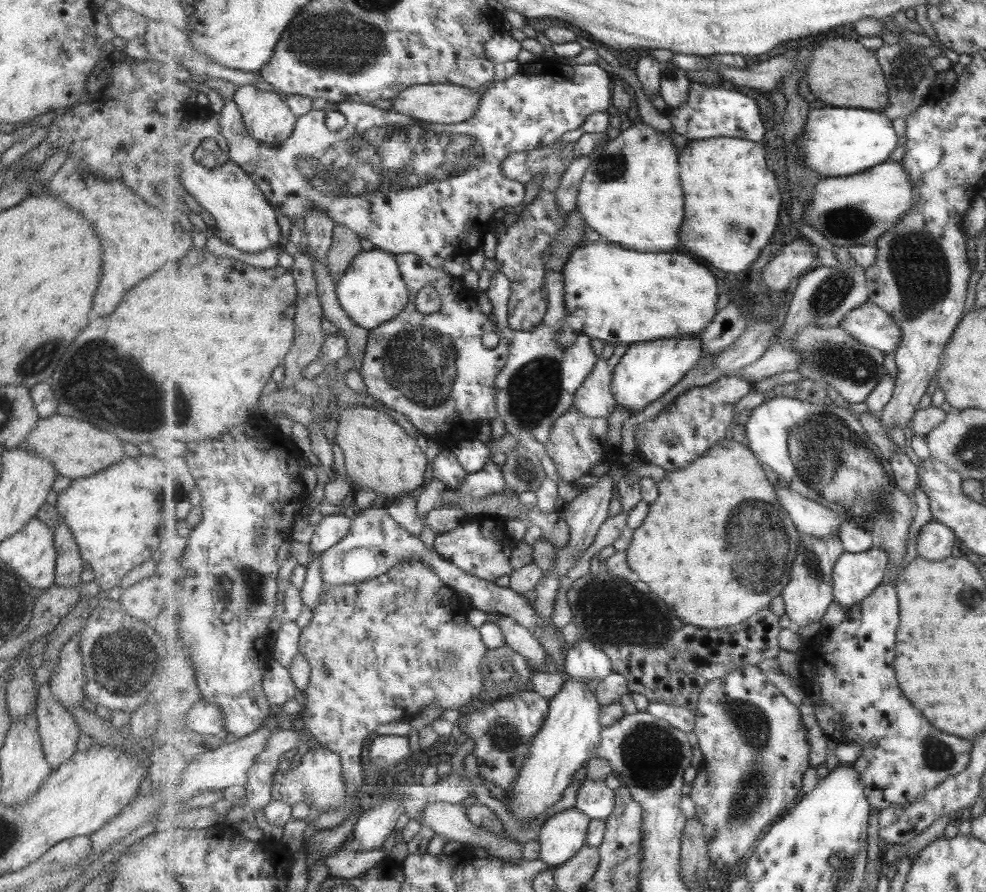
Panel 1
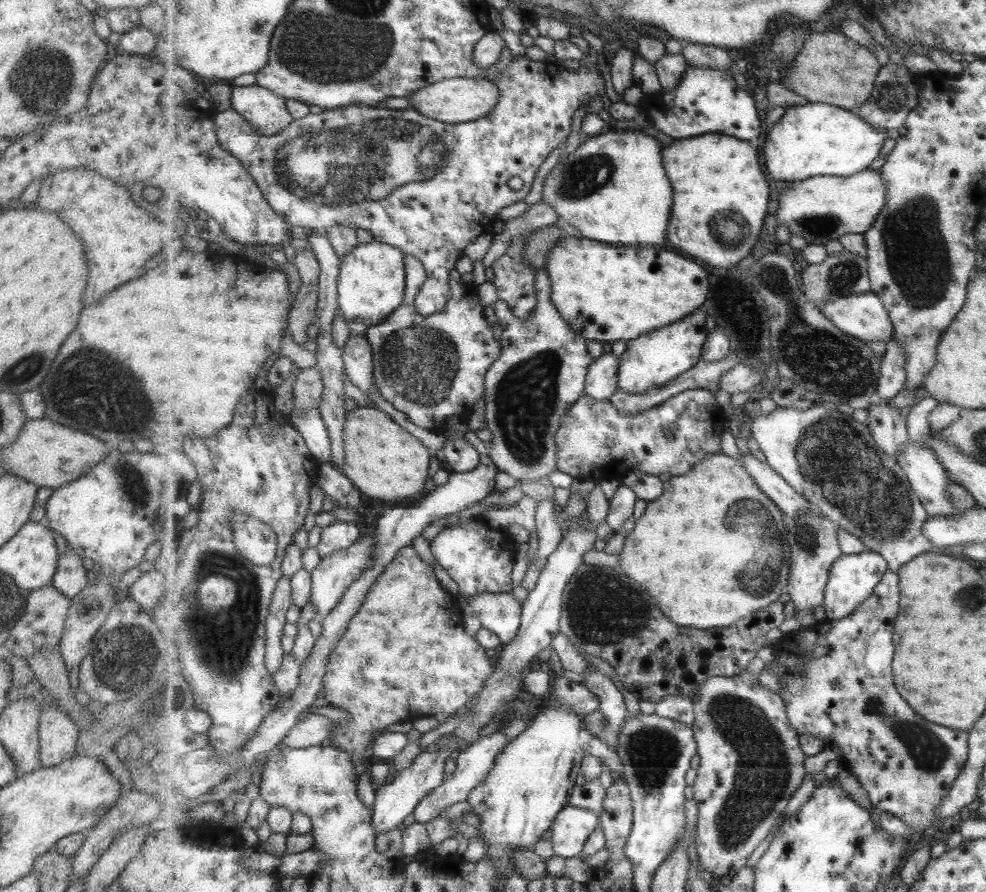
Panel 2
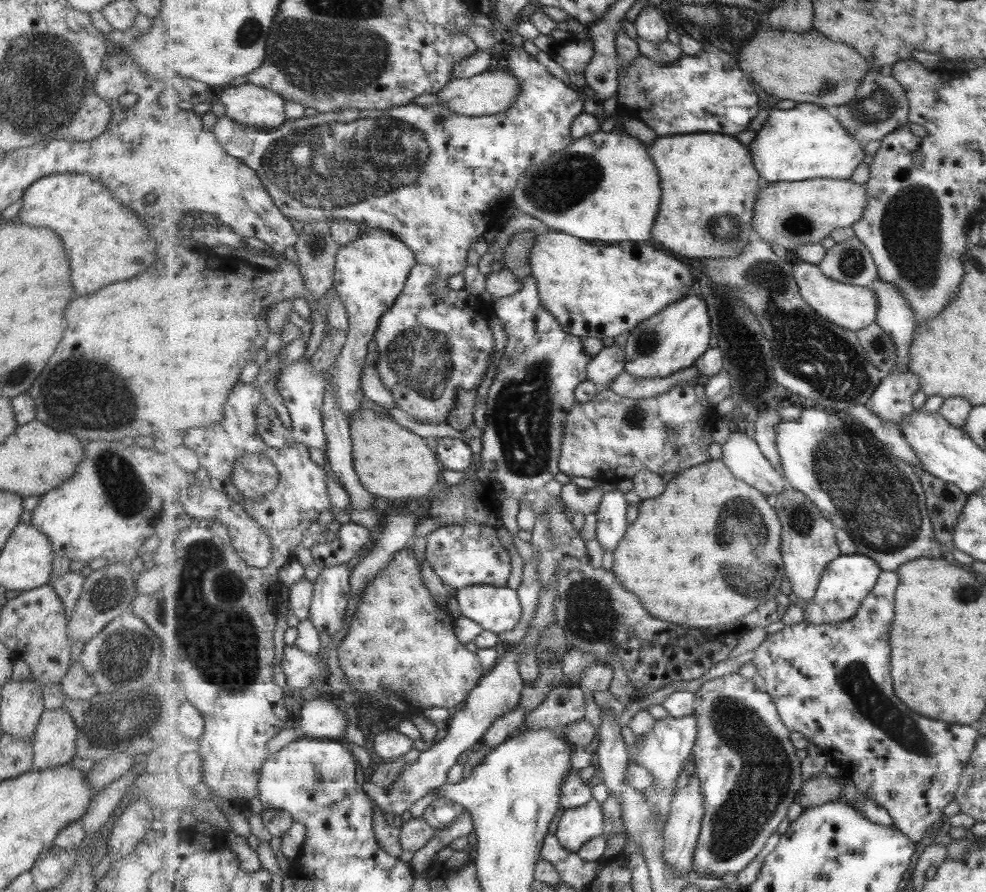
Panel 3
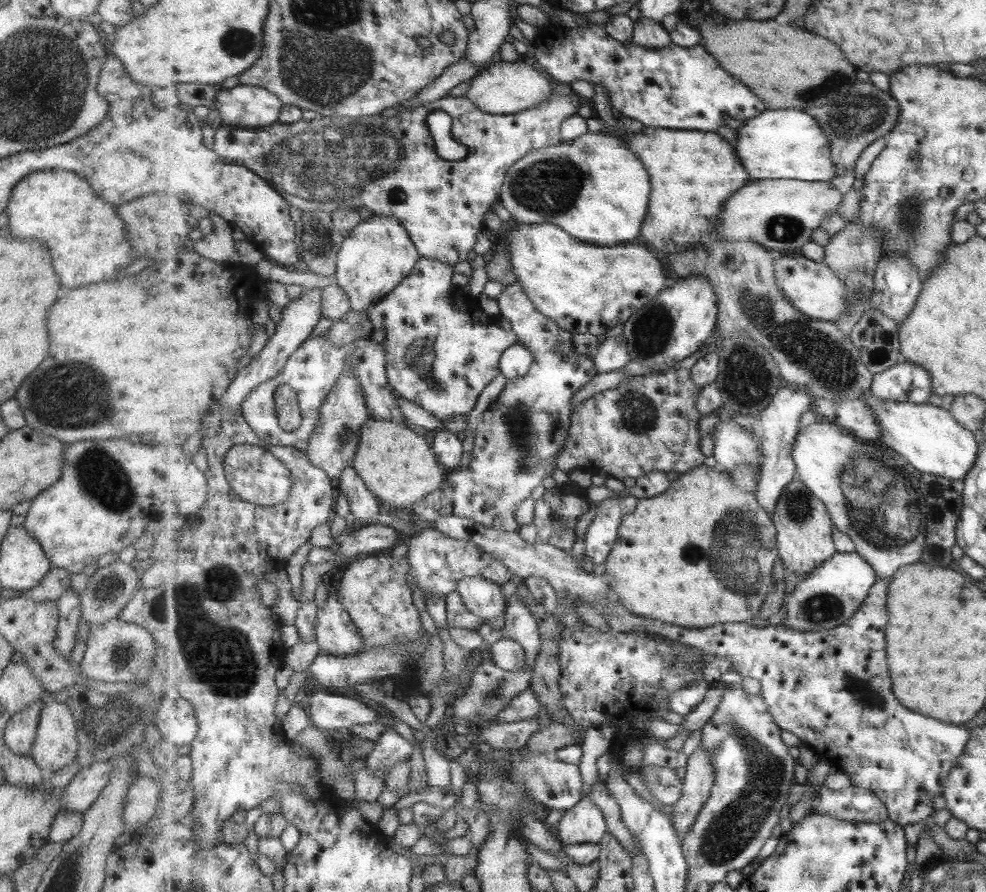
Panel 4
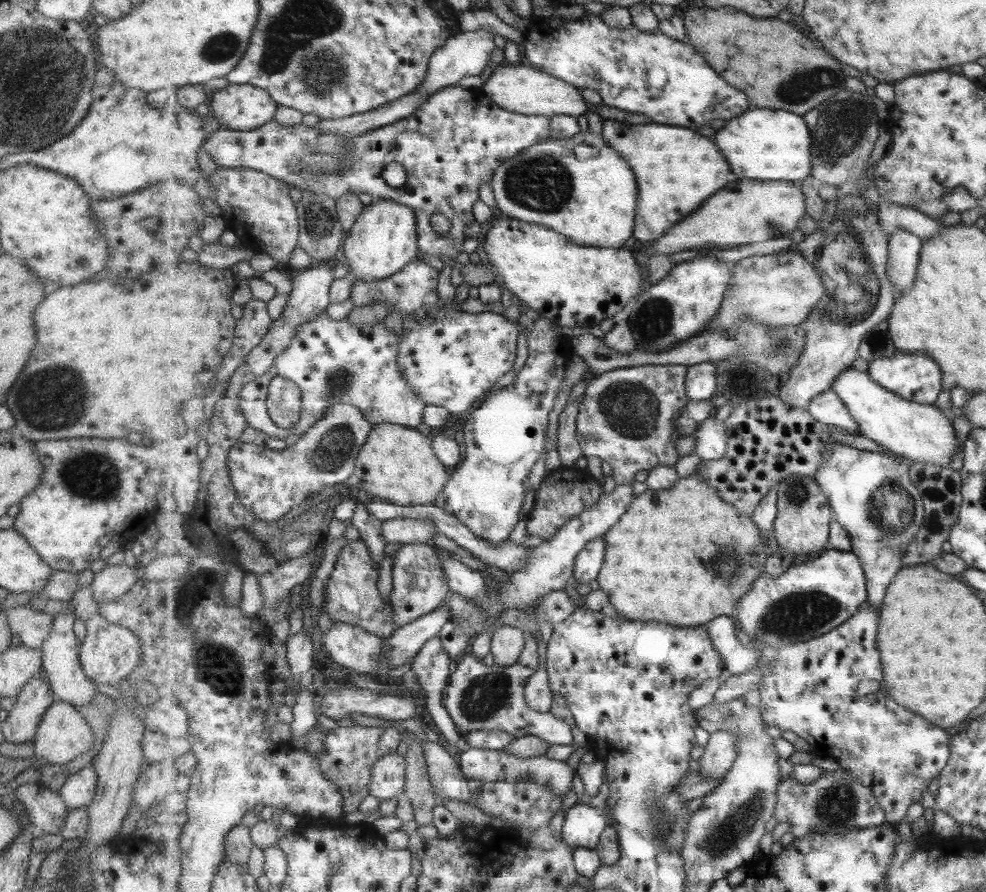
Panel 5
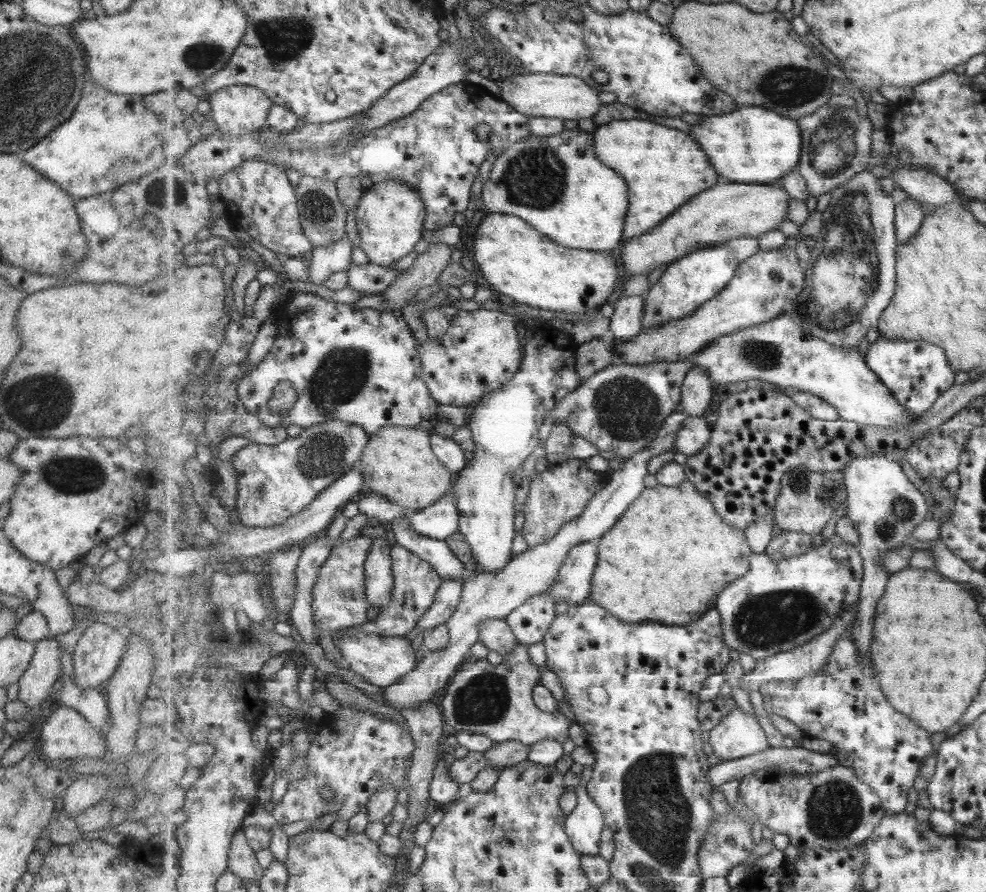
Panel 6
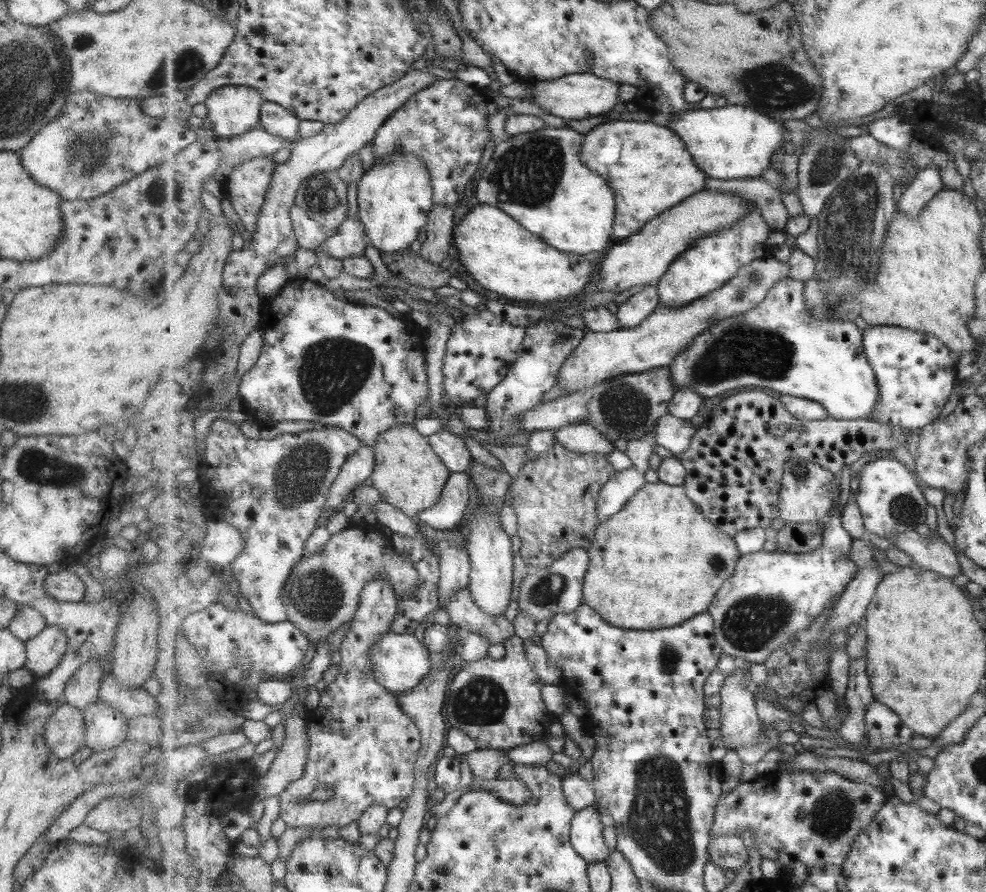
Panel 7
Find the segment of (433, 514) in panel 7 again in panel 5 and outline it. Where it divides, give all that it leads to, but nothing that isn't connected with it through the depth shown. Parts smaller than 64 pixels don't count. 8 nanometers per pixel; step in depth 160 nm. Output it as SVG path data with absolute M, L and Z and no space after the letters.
M400 518L384 522L384 538L388 543L402 542L404 545L417 542L431 543L438 528L433 521L418 521Z

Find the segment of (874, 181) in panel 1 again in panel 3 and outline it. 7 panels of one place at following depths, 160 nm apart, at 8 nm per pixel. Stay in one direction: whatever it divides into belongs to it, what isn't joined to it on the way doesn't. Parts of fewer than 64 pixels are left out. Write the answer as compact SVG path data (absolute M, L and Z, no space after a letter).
M817 178L808 181L764 183L756 198L754 238L795 251L803 244L819 244L835 229L852 227L864 217L868 189L850 179Z

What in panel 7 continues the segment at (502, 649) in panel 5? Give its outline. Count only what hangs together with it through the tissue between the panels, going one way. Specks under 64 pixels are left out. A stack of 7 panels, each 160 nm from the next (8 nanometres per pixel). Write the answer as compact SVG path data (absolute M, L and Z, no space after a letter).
M461 588L446 602L443 608L451 622L461 625L465 632L484 636L491 644L505 642L516 634L514 623L504 616L489 616L477 606L469 588Z

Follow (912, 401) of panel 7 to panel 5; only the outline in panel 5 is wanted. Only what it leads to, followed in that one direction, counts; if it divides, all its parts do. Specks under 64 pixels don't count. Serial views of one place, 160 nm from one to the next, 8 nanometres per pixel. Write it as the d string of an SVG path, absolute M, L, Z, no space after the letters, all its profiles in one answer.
M899 352L897 356L891 356L891 358L877 358L875 362L870 363L868 372L875 382L887 390L921 404L934 405L944 388L941 366L927 353Z

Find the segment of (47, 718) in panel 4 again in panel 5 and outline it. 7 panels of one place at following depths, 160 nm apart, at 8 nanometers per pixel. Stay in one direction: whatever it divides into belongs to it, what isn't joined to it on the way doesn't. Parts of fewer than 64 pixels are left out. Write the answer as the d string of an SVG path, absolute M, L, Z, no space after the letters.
M54 700L41 717L31 743L34 747L33 756L41 760L43 765L66 764L77 756L82 756L93 746L94 734L78 708L68 702Z

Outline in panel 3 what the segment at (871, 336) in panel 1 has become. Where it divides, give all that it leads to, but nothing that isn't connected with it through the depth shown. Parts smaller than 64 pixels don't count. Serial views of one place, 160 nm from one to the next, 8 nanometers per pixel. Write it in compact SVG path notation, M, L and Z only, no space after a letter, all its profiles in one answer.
M803 260L793 264L793 268L803 299L827 321L853 332L859 332L877 322L880 304L877 303L877 292L871 289L871 286L857 286L833 280L821 270L819 265Z

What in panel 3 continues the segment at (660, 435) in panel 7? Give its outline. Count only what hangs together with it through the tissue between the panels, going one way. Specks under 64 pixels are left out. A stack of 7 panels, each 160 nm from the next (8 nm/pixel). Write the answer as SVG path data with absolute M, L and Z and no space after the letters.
M732 429L728 441L721 447L722 461L732 473L751 486L756 487L772 501L789 487L788 480L775 470L757 443L738 429Z

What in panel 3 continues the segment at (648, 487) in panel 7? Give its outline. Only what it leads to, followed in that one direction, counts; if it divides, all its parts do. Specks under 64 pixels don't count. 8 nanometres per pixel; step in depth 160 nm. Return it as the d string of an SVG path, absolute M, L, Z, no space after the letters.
M711 459L676 474L661 496L639 504L639 515L613 552L611 570L645 602L645 610L655 618L693 628L731 625L745 620L780 592L786 576L782 533L774 502L756 487L738 479L722 459Z

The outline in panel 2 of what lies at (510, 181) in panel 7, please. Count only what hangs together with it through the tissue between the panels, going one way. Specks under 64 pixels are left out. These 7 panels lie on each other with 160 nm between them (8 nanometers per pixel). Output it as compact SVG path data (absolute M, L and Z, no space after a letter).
M642 131L607 133L581 144L560 163L556 163L544 179L542 202L554 206L559 218L579 231L582 237L610 245L660 245L667 238L667 226L673 206L673 186L663 164L663 143Z

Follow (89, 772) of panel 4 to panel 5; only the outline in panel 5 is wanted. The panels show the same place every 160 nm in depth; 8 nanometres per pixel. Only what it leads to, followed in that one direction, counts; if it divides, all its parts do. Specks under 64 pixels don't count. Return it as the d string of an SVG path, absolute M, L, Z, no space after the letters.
M87 764L63 781L58 792L68 809L86 807L91 803L95 795L96 780L94 764Z

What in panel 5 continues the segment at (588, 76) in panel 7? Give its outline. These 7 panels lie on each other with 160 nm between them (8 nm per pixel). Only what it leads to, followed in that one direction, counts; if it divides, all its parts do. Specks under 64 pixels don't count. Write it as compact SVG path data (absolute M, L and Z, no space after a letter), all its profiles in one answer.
M525 61L518 64L502 63L497 66L480 91L483 91L493 102L497 102L505 110L517 114L578 117L587 114L587 111L591 110L587 108L587 100L583 98L581 87L573 86L569 82L561 80L561 78L540 71Z

